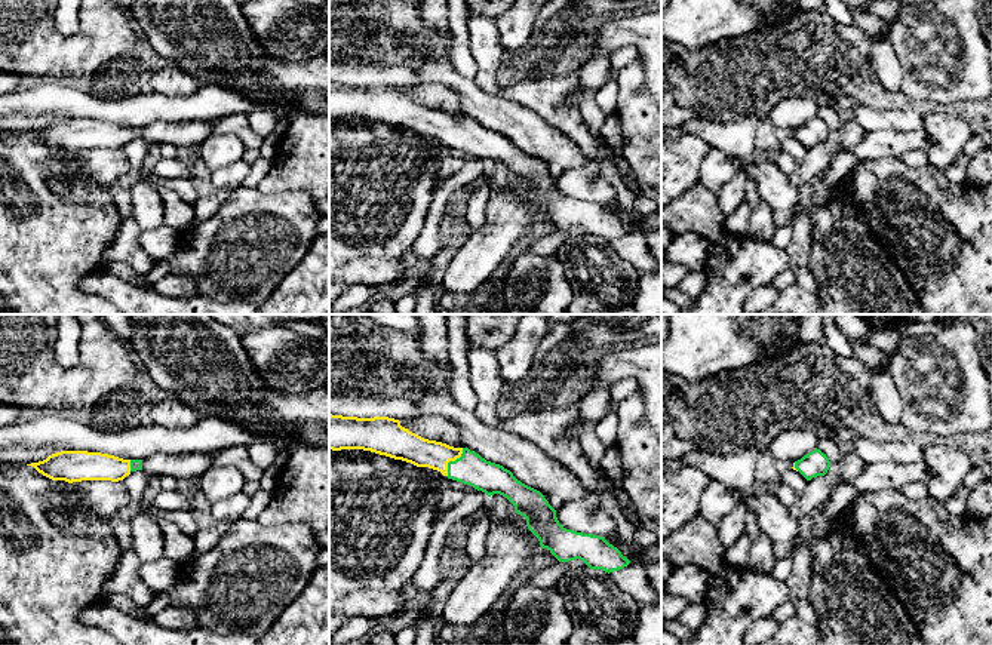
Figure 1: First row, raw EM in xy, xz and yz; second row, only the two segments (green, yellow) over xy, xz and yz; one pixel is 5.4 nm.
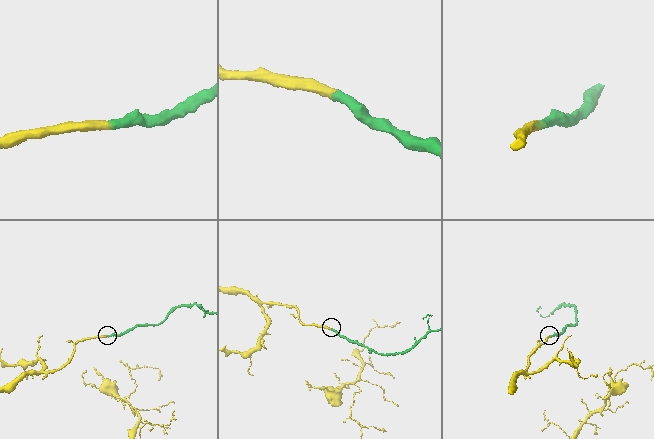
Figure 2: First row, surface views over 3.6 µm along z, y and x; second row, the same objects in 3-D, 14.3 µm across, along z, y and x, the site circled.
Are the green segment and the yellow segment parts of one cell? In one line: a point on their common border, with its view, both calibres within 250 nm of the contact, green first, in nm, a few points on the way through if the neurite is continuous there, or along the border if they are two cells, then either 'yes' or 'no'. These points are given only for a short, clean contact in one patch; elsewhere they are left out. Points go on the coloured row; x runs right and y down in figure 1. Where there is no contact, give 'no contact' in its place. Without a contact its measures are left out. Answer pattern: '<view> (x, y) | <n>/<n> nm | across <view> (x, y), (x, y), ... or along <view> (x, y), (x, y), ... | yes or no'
xz (451, 461) | 180/160 nm | across xz (470, 469), (451, 461), (408, 447) | yes

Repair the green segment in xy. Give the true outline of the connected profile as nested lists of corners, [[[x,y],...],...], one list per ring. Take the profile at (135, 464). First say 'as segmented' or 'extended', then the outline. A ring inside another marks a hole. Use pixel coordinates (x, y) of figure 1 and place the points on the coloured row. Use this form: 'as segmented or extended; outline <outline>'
extended; outline [[[61,451],[39,463],[27,464],[52,480],[68,483],[82,480],[119,482],[132,472],[142,470],[142,460],[123,460],[87,451]]]

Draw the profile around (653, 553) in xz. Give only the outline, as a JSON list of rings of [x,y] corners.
[[[611,534],[605,540],[617,547],[624,558],[632,560],[633,556],[639,556],[645,562],[661,563],[661,543],[657,543],[651,547],[639,547],[638,544],[626,544],[618,534]]]

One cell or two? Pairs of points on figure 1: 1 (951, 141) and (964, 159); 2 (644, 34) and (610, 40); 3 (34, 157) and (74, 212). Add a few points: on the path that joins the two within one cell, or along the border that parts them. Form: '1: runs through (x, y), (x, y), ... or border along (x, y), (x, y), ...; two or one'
1: border along (976, 126), (963, 153), (945, 171); two
2: runs through (635, 34), (619, 34); one
3: runs through (34, 174), (34, 184), (58, 208); one

